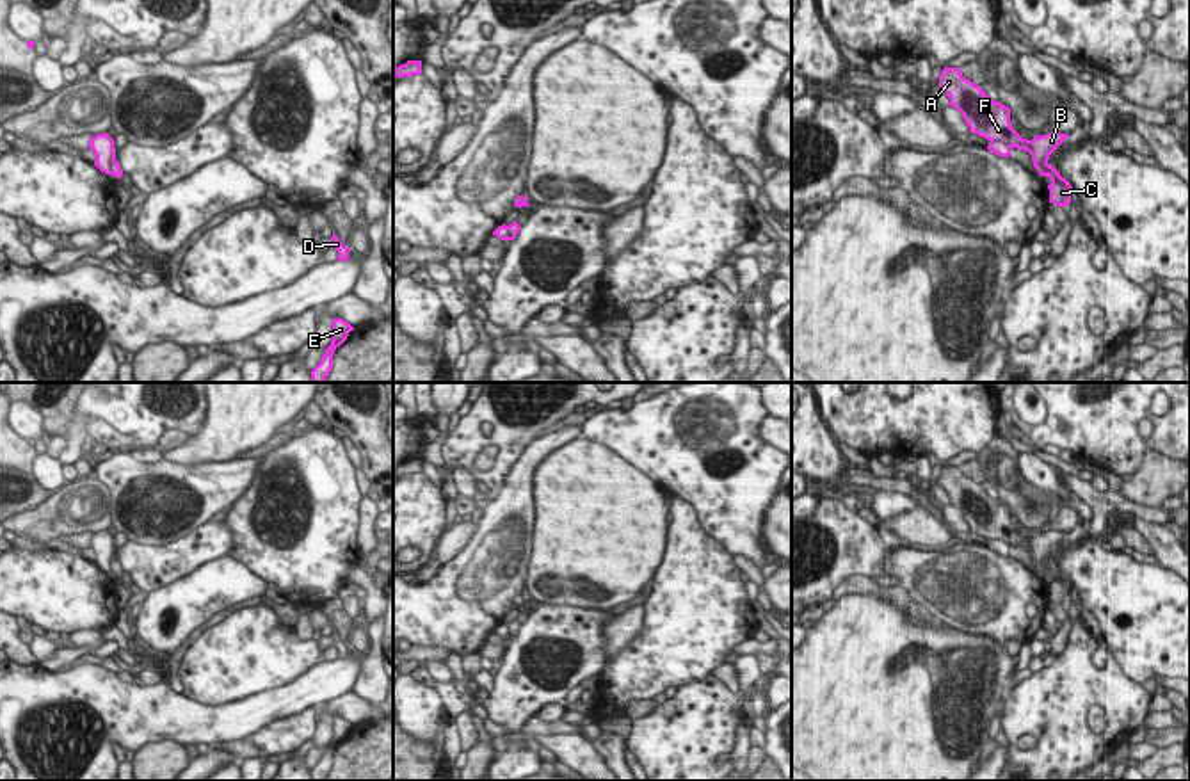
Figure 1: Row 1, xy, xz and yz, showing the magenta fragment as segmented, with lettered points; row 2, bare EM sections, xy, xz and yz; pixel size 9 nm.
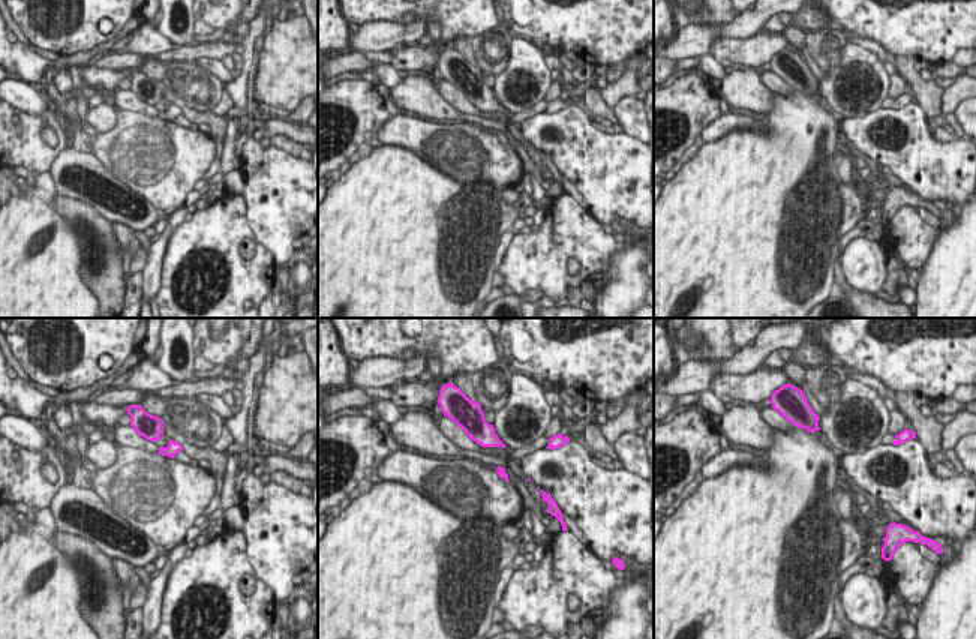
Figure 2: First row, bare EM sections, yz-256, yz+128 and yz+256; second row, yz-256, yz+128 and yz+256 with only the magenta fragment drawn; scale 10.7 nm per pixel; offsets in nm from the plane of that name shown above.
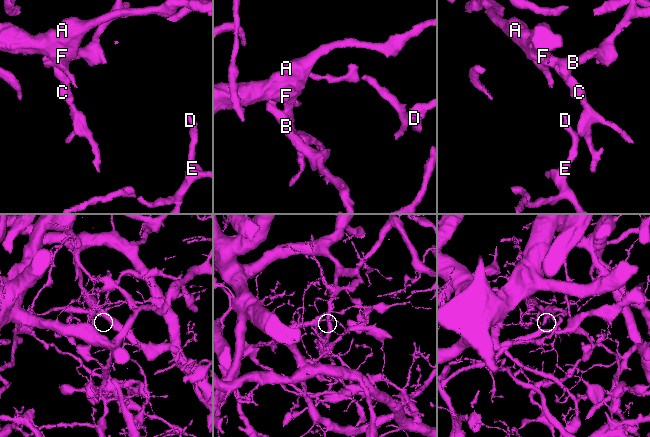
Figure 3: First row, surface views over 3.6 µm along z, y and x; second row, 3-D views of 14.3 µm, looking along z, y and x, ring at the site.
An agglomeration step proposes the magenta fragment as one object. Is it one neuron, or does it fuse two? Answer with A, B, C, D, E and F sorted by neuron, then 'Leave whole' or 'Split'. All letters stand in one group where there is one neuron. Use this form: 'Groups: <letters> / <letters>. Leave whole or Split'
Groups: A C F / B D E. Split

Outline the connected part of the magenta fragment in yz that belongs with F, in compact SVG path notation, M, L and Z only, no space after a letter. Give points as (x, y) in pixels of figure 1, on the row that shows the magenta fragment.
M945 66L939 75L939 87L950 98L950 107L962 114L971 133L987 141L1001 141L1032 155L1030 141L1012 128L1010 109L993 101L980 85L964 78L959 68Z

